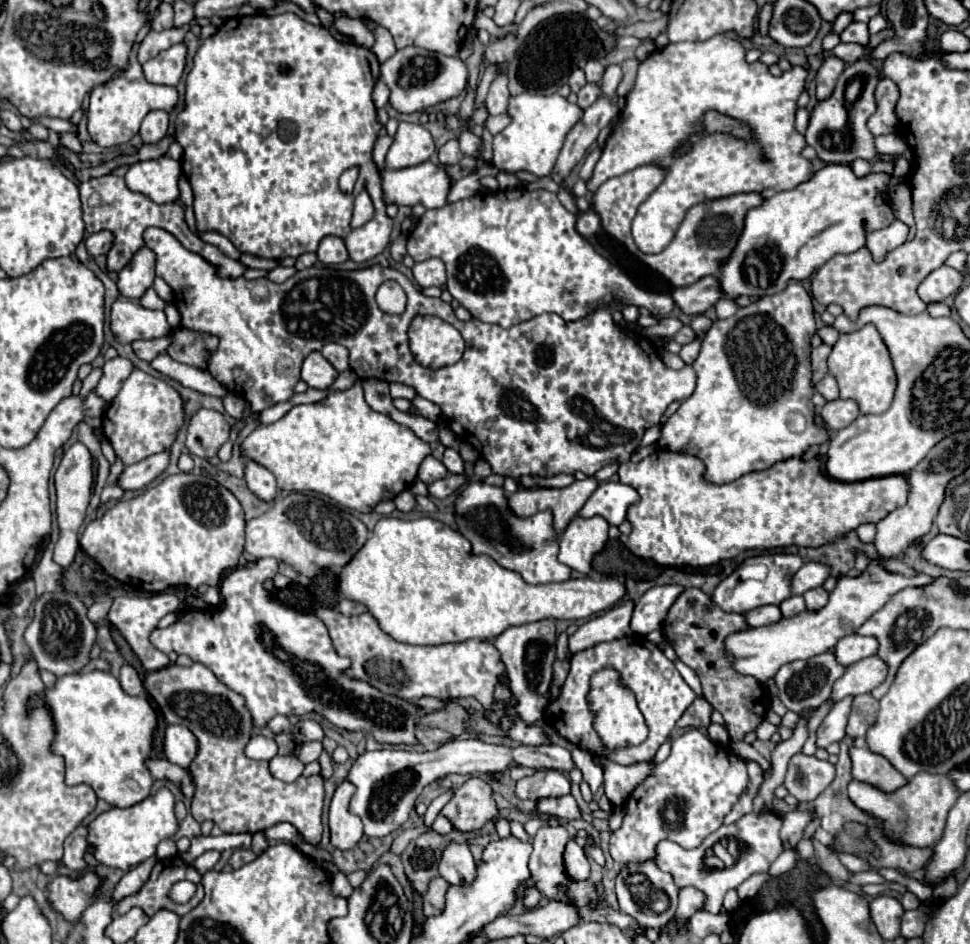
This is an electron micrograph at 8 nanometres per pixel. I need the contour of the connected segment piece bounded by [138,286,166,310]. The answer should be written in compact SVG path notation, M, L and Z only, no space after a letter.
M150 286L146 292L144 292L144 296L138 300L138 304L140 306L144 306L144 308L154 308L154 310L162 310L164 308L164 304L166 302L162 302L158 296L156 296L156 292L154 292L154 288Z

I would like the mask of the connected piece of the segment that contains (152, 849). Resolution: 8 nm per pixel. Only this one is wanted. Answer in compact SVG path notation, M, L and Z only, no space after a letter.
M162 788L158 794L148 796L146 800L130 808L110 808L102 812L88 824L88 846L92 846L94 858L112 868L130 870L132 866L144 862L156 854L156 846L162 838L170 838L178 828L174 816L174 796L168 788Z

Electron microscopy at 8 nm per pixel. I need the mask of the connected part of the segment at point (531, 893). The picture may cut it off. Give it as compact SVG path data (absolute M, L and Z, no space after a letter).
M526 886L524 888L524 896L522 896L522 904L526 906L526 908L534 908L538 902L540 902L540 892L536 890L536 888L530 888L530 886Z

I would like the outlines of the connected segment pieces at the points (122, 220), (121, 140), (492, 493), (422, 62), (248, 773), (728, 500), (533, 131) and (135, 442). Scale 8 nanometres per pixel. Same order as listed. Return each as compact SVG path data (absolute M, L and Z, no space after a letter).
M108 174L108 176L100 176L100 178L90 178L88 182L80 184L80 200L82 200L82 210L84 210L84 222L86 222L86 230L92 232L100 232L100 230L110 230L114 234L114 246L108 252L108 270L110 272L118 272L122 270L128 260L134 256L134 252L138 248L144 246L142 240L142 232L148 226L158 226L168 230L170 234L174 234L182 246L190 252L200 254L202 258L206 258L210 264L220 268L220 276L222 278L238 278L246 272L246 266L240 260L232 260L226 254L222 254L216 246L202 242L196 234L192 234L184 222L184 210L180 204L170 202L170 204L154 204L150 198L142 196L140 192L132 192L126 184L124 178Z
M132 56L126 72L122 72L118 78L110 80L104 86L92 88L90 108L88 108L88 134L100 146L126 144L138 134L140 122L148 112L152 110L172 112L176 104L178 104L178 90L174 86L162 86L162 84L148 82L144 78L140 64L136 62L136 56Z
M470 482L456 500L458 530L472 542L474 554L488 554L500 566L520 572L528 584L564 582L570 578L570 568L558 562L558 542L552 528L552 514L538 512L532 518L518 518L510 514L504 488L488 486L484 482Z
M418 46L396 50L392 58L380 64L380 80L390 88L390 104L404 114L436 106L464 92L468 82L468 68L458 56L444 56Z
M172 664L168 668L156 670L146 674L144 686L148 690L148 694L156 700L164 720L168 724L182 724L186 728L192 730L192 734L198 738L198 754L194 758L194 762L190 764L190 774L194 780L194 798L192 798L192 808L190 814L194 816L196 822L204 822L204 820L212 820L216 826L220 826L222 832L226 834L234 834L234 832L262 832L278 822L290 822L298 828L298 832L312 844L318 844L322 838L322 804L324 804L324 780L320 774L316 776L300 776L296 782L286 784L276 780L270 770L268 770L268 762L258 762L258 760L250 760L244 754L246 744L252 738L254 732L254 724L252 724L252 714L246 708L246 700L226 688L222 682L218 682L218 678L204 666L204 664L192 664L190 668Z
M660 450L660 454L650 454L648 458L644 458L642 462L634 464L634 462L626 462L618 468L618 478L622 484L628 484L632 486L638 494L640 494L640 500L632 506L628 506L628 512L626 512L626 518L628 522L632 524L632 534L628 536L628 548L640 556L640 558L646 558L646 560L654 560L662 566L694 566L694 568L700 568L700 566L710 566L710 564L716 564L724 558L736 558L740 552L744 550L772 550L772 548L786 548L786 544L796 544L796 546L802 546L802 548L818 548L818 546L824 546L824 544L830 544L834 540L840 540L844 538L848 532L856 530L860 524L866 524L866 522L872 522L876 524L878 520L886 518L890 514L890 510L894 508L900 508L902 504L906 504L906 498L908 498L908 478L902 476L902 474L894 474L894 476L884 476L884 478L870 478L870 480L862 480L862 482L836 482L832 480L830 476L824 474L824 470L820 470L820 458L814 456L810 460L804 460L802 456L796 456L796 458L786 458L786 460L780 460L776 462L774 466L762 470L762 472L750 472L730 484L722 484L722 486L716 486L716 484L710 484L702 478L702 472L704 472L704 464L702 460L694 458L694 456L688 456L688 454L674 454L674 452L668 452L668 450Z
M520 94L510 98L508 114L512 122L494 136L494 164L508 172L526 170L536 176L548 176L554 168L554 160L562 150L562 144L574 124L582 118L582 108L578 104L570 104L560 94L552 96L536 96L536 94Z
M132 370L108 410L102 414L102 430L112 444L116 456L128 466L152 454L158 454L174 444L180 426L184 424L184 402L180 394L160 378L142 370Z

